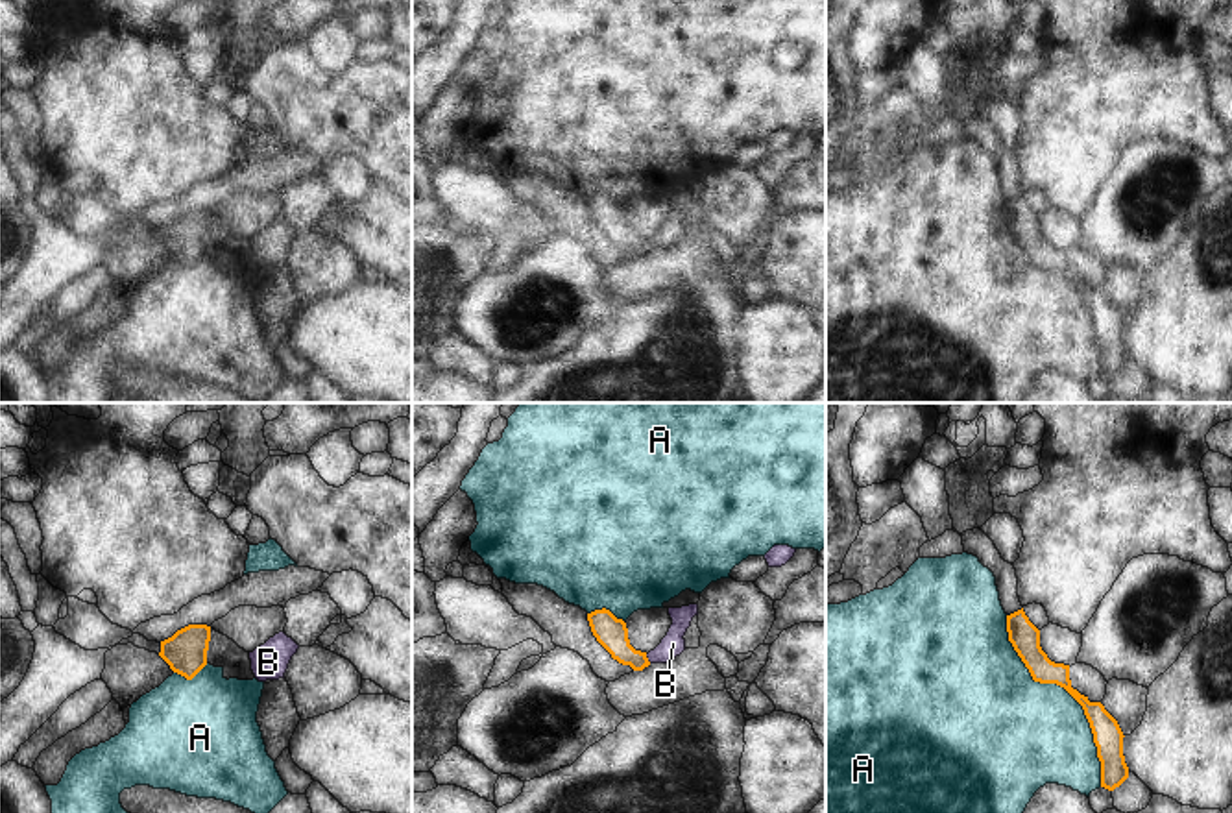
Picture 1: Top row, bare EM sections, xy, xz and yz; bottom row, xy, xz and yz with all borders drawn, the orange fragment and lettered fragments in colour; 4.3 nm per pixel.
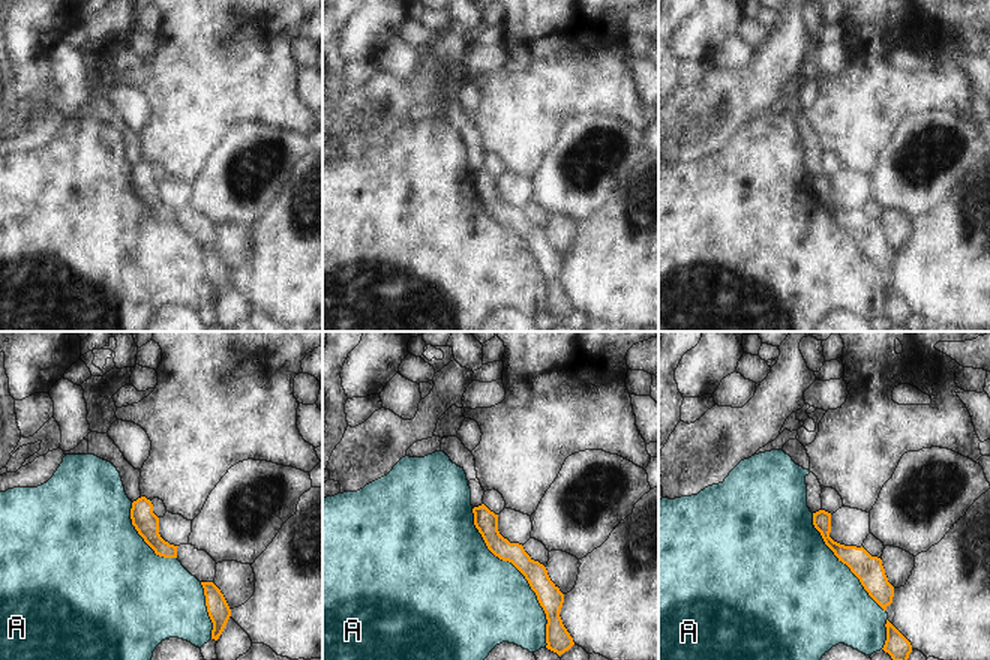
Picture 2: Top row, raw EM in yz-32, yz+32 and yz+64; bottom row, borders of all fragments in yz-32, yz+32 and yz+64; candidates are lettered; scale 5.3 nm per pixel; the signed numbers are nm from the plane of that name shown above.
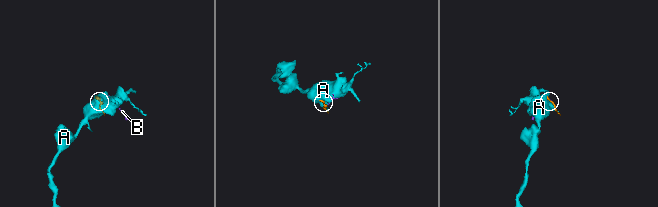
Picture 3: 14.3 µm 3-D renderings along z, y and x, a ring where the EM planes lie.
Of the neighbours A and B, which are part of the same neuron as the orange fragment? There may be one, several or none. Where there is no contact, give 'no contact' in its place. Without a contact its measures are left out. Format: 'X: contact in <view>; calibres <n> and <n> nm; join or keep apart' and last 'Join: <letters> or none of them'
A: contact in yz; calibres 120 and 460 nm; keep apart
B: contact in xz; calibres 140 and 100 nm; join
Join: B

